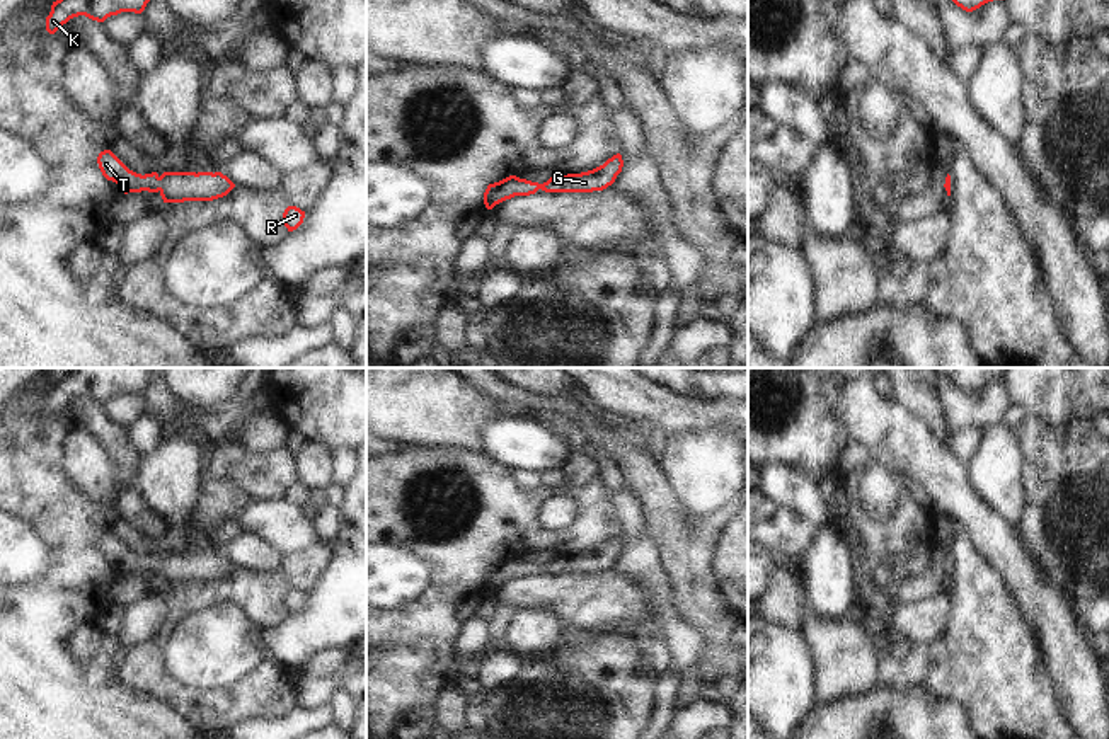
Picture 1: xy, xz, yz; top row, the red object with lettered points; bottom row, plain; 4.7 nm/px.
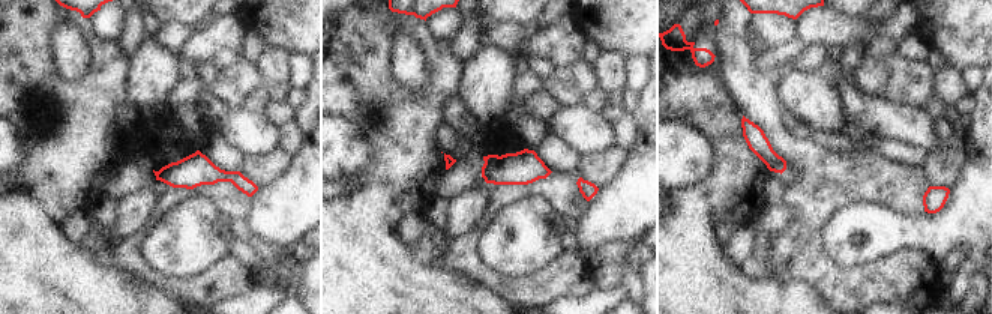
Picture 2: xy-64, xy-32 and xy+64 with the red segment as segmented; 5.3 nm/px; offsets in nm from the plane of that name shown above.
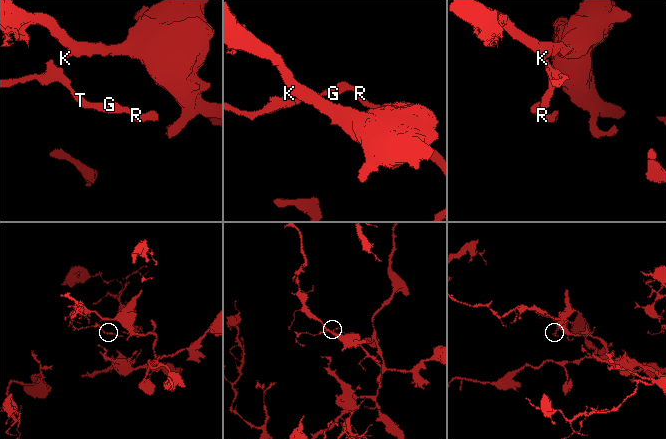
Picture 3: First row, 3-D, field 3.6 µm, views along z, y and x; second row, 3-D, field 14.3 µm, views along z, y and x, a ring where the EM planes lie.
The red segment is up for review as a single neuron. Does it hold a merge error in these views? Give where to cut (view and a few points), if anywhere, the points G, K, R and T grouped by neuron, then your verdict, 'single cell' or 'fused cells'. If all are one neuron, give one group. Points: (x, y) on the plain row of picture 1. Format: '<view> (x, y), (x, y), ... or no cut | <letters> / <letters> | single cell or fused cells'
no cut | G K R T | single cell

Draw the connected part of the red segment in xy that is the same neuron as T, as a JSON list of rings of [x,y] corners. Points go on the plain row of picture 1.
[[[111,531],[97,538],[99,550],[107,562],[118,565],[119,574],[158,574],[164,584],[213,582],[227,577],[235,565],[221,553],[164,553],[158,557],[129,552]]]

